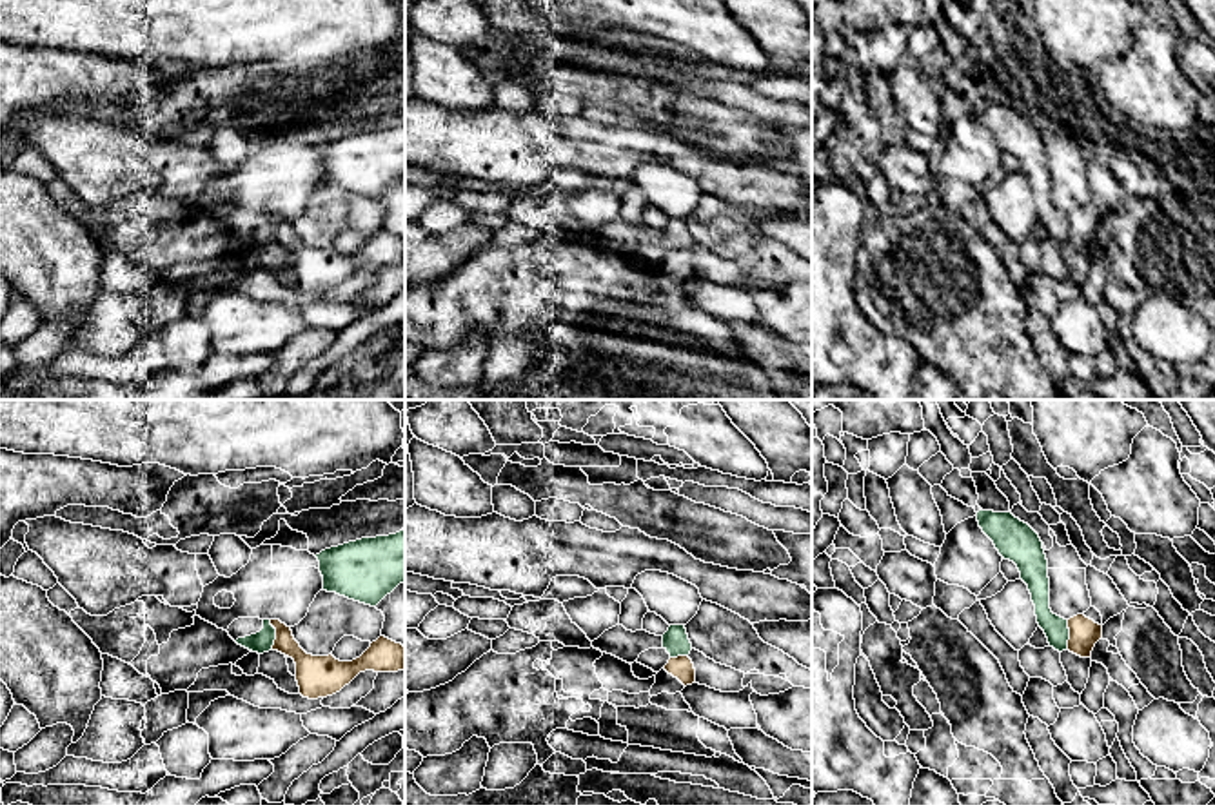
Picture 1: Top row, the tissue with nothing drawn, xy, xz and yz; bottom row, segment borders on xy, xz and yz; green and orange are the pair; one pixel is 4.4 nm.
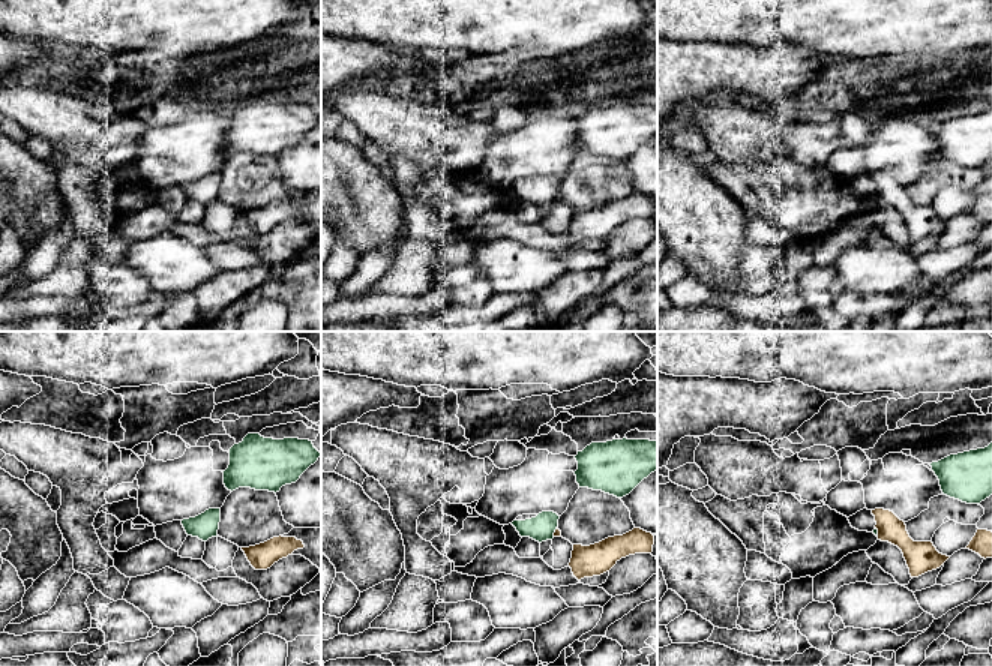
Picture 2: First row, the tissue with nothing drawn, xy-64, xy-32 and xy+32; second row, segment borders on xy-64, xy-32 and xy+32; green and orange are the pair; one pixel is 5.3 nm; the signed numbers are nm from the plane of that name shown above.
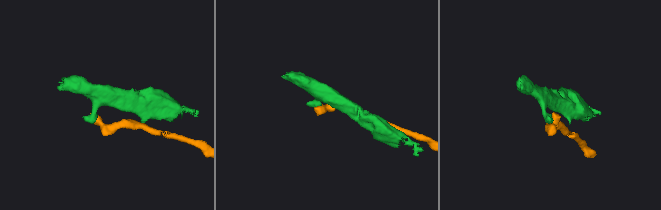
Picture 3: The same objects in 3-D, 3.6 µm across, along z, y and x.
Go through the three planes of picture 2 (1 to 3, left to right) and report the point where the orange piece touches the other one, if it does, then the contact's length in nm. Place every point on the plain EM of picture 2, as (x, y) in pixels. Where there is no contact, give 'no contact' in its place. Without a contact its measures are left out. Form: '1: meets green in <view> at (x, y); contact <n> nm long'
1: no contact
2: meets green in xy-32 at (554, 195); contact 50 nm long
3: meets green in xy+32 at (877, 195); contact 60 nm long

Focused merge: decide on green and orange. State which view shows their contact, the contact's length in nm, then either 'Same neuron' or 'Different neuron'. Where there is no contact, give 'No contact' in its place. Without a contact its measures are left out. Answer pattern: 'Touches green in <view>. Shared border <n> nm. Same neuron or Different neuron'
Touches green in xy. Shared border 140 nm. Different neuron

